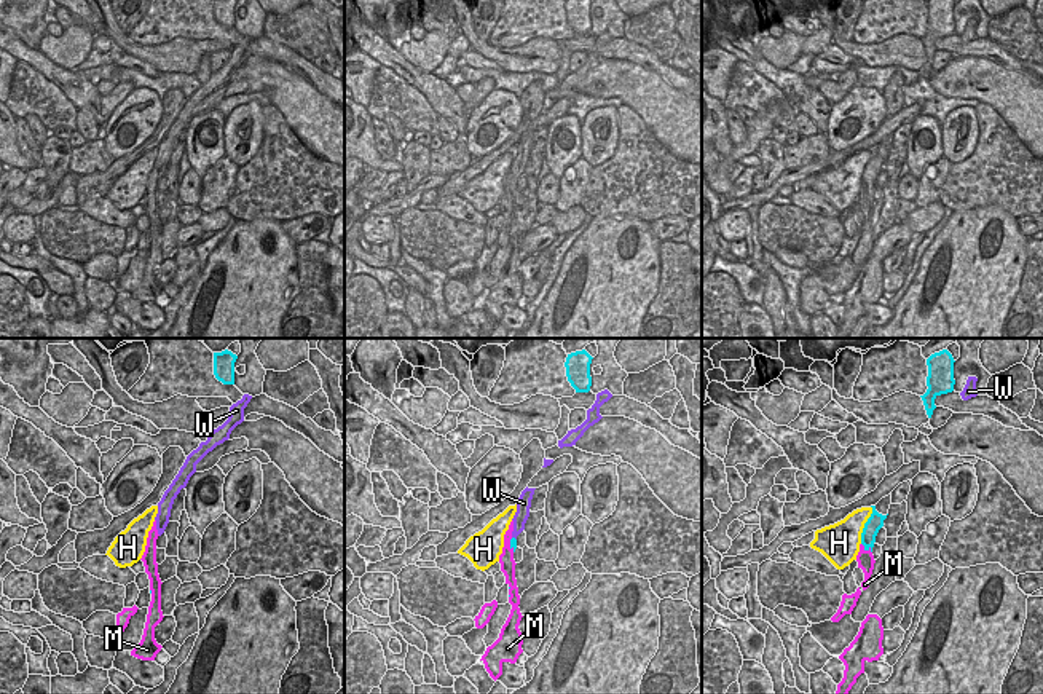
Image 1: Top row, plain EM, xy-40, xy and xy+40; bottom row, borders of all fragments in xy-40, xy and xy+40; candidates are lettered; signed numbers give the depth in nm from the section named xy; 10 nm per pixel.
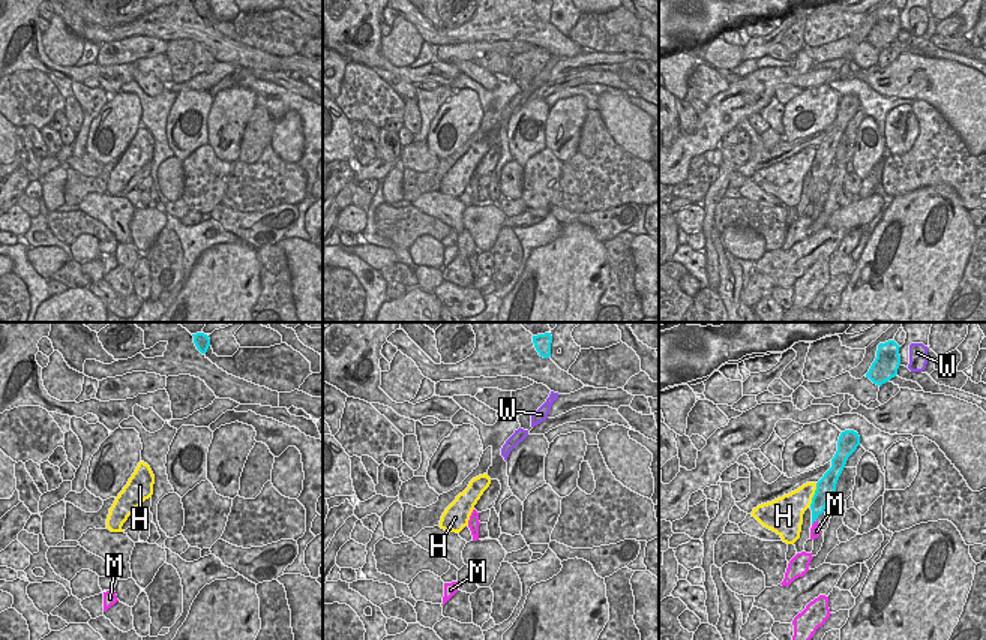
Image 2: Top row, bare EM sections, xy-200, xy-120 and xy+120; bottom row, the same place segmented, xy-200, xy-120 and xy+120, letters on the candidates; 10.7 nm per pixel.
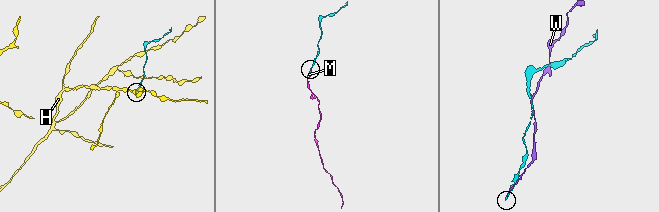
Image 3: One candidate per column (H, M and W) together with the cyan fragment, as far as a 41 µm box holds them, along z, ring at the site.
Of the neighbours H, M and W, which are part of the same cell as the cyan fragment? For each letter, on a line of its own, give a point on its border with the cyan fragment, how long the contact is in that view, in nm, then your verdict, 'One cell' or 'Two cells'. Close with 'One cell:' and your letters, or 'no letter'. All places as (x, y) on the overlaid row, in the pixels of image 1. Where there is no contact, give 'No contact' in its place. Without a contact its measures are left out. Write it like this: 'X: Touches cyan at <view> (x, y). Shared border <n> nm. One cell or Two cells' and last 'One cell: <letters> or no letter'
H: Touches cyan at xy+40 (865, 525). Shared border 400 nm. Two cells
M: Touches cyan at xy+40 (866, 549). Shared border 150 nm. Two cells
W: Touches cyan at xy (514, 538). Shared border 60 nm. Two cells
One cell: no letter

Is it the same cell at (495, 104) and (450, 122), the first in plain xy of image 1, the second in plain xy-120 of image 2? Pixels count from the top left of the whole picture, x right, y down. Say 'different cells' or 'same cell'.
same cell

